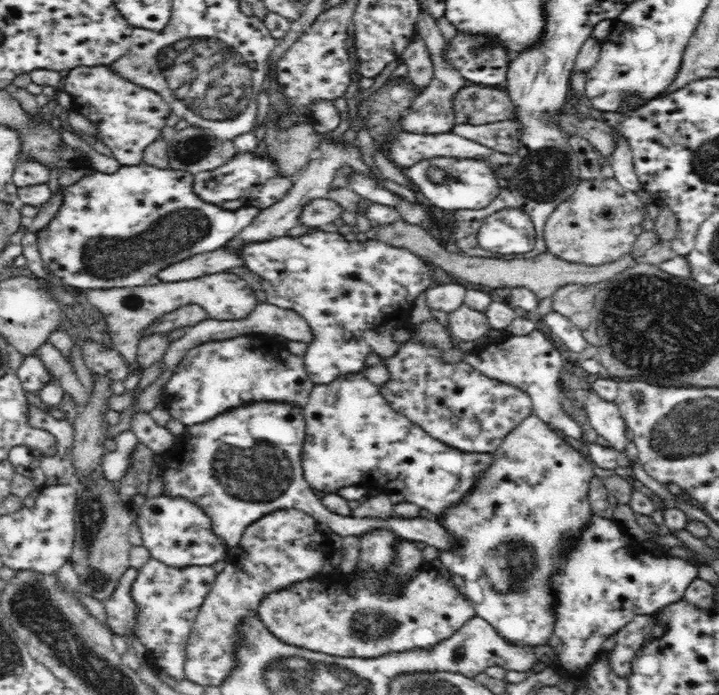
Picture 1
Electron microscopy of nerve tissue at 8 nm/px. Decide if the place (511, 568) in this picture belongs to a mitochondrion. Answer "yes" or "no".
yes

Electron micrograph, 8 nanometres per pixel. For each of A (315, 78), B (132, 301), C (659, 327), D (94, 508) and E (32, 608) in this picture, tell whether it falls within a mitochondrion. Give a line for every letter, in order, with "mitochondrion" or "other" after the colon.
A: other
B: mitochondrion
C: mitochondrion
D: mitochondrion
E: mitochondrion

